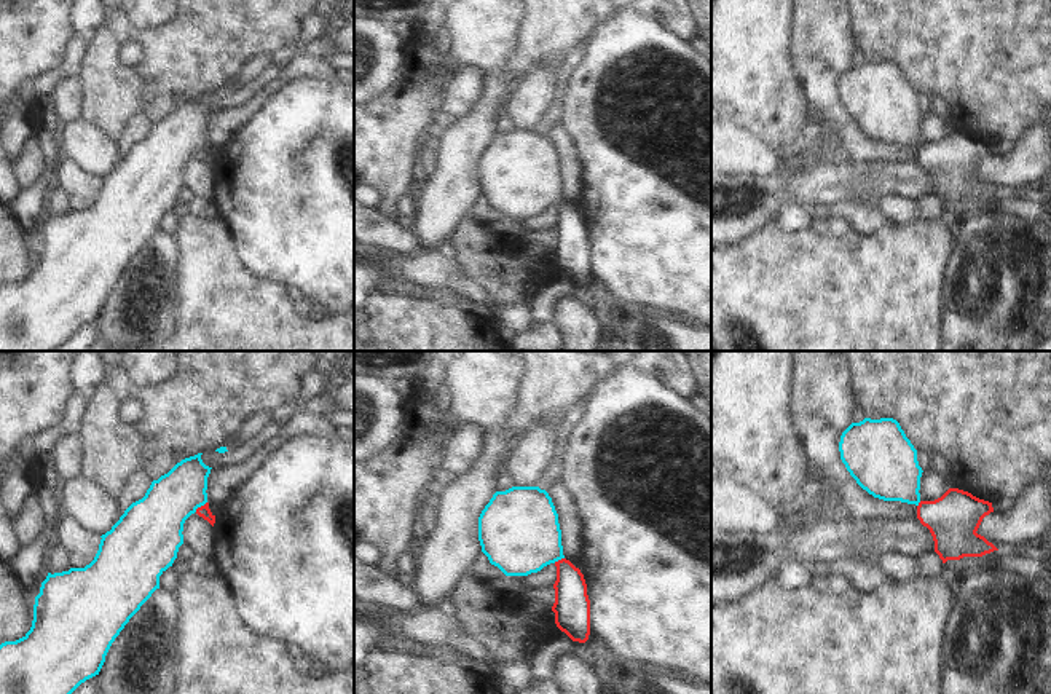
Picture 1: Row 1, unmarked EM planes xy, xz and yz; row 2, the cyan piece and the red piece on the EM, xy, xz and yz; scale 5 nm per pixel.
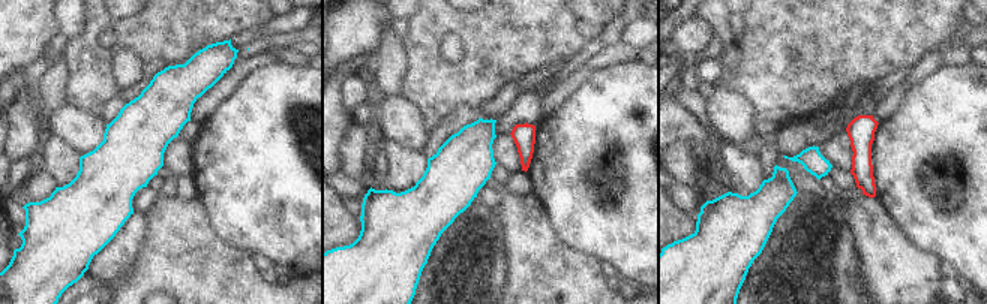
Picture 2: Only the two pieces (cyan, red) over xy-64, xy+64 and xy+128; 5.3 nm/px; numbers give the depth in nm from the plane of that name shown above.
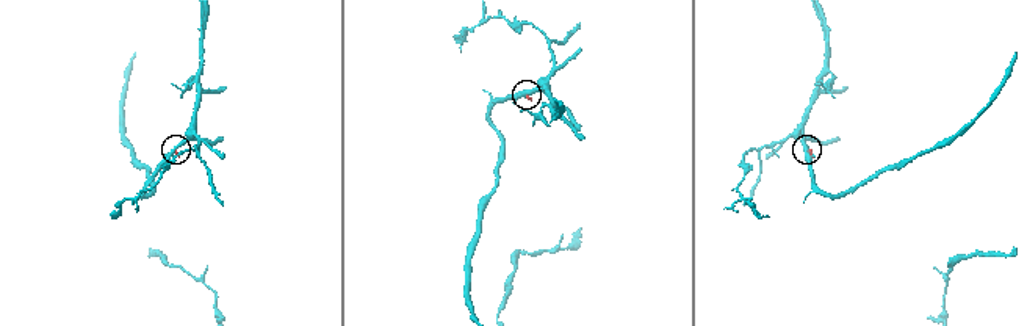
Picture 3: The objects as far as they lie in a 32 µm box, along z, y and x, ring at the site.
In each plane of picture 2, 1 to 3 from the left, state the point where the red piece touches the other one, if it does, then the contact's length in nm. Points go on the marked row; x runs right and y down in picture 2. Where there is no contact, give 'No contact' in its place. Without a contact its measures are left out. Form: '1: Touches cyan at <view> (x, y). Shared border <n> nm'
1: No contact
2: No contact
3: No contact.

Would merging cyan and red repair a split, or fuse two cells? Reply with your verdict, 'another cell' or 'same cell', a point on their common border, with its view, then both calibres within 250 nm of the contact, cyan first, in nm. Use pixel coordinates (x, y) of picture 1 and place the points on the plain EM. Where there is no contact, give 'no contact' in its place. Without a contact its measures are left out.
another cell; contact xy (200, 149); calibres 280 and 60 nm

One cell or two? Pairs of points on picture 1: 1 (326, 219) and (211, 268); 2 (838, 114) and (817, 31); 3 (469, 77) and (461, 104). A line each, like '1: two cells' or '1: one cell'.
1: two cells
2: one cell
3: one cell

